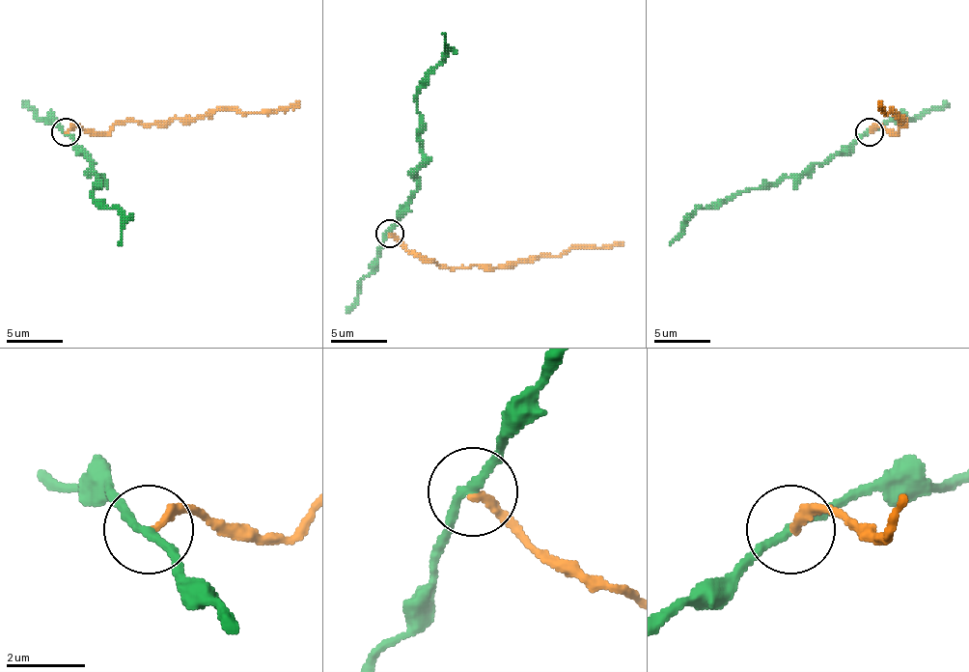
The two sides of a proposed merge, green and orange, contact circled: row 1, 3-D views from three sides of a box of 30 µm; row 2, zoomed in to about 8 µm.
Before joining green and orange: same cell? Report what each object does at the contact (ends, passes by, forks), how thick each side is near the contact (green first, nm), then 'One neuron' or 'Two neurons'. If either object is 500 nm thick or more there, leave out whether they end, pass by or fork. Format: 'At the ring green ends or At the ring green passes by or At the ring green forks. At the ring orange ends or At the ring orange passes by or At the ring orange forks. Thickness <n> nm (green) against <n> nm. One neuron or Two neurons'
At the ring green passes by. At the ring orange ends. Thickness 200 nm (green) against 200 nm. Two neurons

